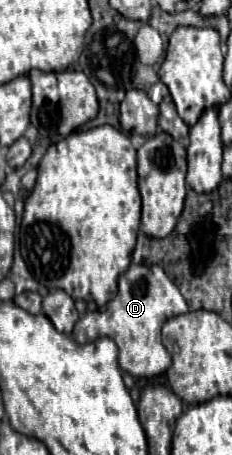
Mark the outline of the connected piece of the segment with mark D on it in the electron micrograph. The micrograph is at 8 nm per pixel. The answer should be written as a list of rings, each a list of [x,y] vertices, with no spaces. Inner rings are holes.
[[[131,265],[119,277],[119,293],[103,309],[87,313],[73,327],[71,337],[77,343],[95,341],[95,337],[111,337],[119,347],[119,367],[135,377],[155,377],[167,371],[171,355],[161,341],[163,323],[179,313],[187,313],[189,307],[179,293],[177,285],[165,275],[159,265]]]

